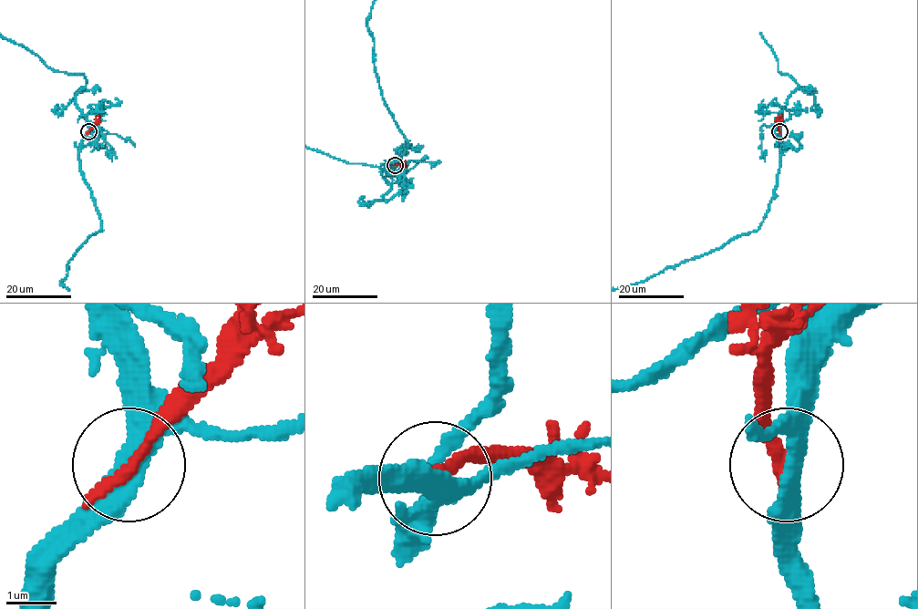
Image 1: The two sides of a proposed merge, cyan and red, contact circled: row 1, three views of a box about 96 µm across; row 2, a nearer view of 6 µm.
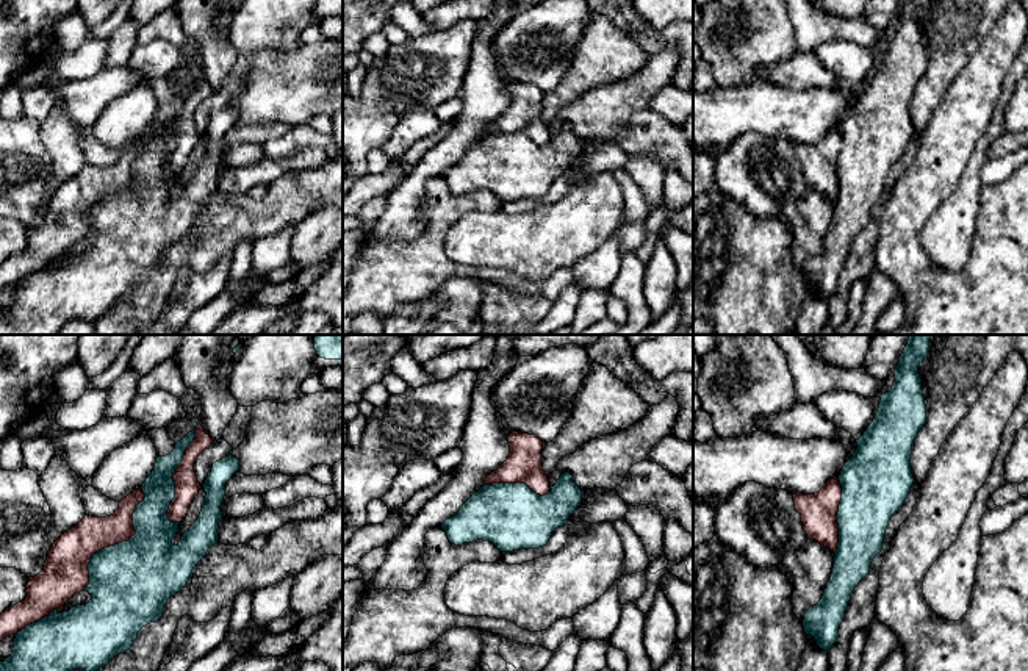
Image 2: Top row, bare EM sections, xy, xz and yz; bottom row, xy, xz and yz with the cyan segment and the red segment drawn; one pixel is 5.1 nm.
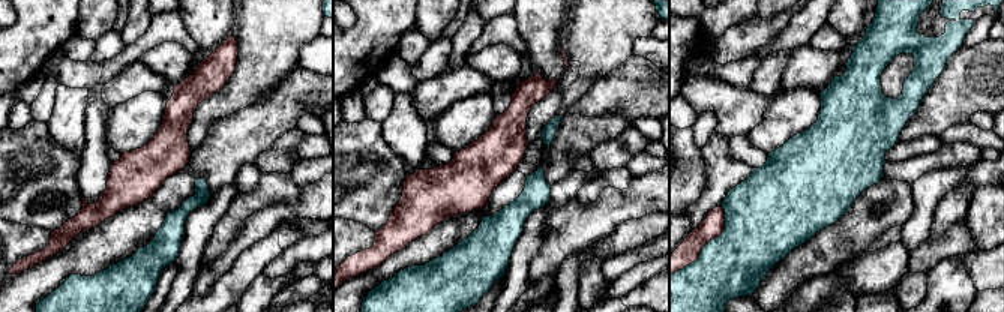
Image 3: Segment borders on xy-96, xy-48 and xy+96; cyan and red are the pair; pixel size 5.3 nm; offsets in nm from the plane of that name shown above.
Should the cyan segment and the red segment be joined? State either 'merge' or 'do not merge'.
do not merge

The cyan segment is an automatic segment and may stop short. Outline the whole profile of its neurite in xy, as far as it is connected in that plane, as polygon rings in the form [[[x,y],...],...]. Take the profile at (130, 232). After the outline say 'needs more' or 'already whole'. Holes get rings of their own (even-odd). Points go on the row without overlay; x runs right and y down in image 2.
[[[196,78],[183,89],[177,91],[175,99],[169,105],[156,106],[152,124],[141,136],[146,147],[136,155],[133,163],[133,177],[136,183],[128,191],[105,197],[92,205],[88,214],[89,235],[83,239],[88,241],[92,249],[86,255],[70,257],[69,261],[59,263],[56,258],[49,266],[41,267],[16,283],[13,303],[5,311],[0,311],[0,335],[58,335],[72,319],[83,319],[94,325],[117,303],[128,300],[142,277],[163,267],[166,252],[186,236],[194,216],[207,205],[208,199],[219,191],[217,178],[222,167],[221,155],[225,145],[225,133],[239,119],[239,109],[233,105],[213,114],[202,135],[207,142],[205,155],[197,170],[183,183],[180,192],[174,196],[172,189],[177,186],[180,172],[172,172],[167,167],[169,155],[175,147],[175,131],[172,125],[194,88]]]; already whole

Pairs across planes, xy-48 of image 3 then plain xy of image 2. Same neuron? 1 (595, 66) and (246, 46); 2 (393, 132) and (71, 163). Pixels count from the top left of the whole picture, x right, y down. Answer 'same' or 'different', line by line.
1: same
2: same

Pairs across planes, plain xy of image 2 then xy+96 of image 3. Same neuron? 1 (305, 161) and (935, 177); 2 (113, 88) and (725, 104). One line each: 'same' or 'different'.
1: different
2: same

